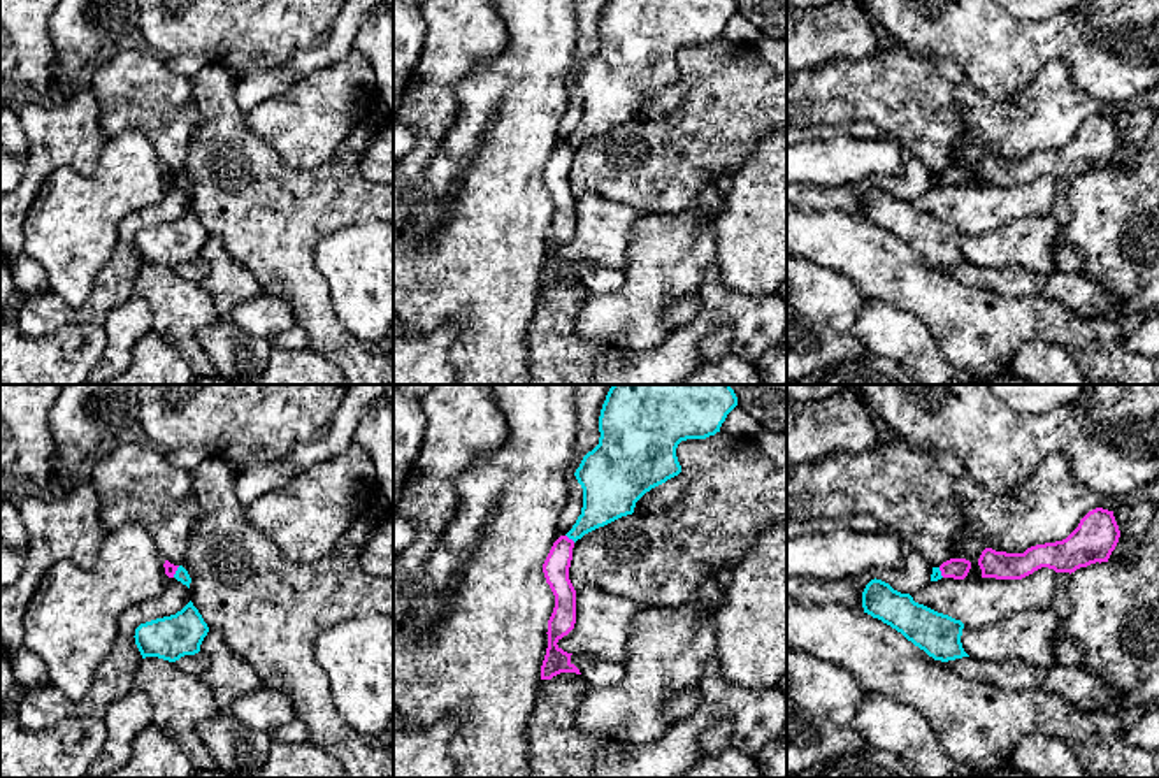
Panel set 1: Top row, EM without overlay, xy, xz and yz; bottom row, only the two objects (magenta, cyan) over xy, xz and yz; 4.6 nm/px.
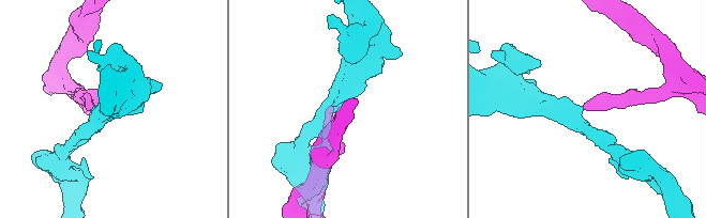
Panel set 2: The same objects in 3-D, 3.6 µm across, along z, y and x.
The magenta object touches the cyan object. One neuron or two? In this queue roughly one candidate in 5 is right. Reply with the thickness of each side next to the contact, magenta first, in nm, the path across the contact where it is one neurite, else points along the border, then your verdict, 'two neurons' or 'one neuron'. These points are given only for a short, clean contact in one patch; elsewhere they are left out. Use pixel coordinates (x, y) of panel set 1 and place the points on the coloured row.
120 nm thick on the magenta side, 220 nm on the other; border along xz (566, 534), (575, 541); two neurons

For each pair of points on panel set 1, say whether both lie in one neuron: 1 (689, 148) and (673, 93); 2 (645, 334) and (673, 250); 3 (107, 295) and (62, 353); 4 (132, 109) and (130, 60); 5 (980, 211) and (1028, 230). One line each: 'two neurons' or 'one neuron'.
1: two neurons
2: one neuron
3: two neurons
4: one neuron
5: two neurons

